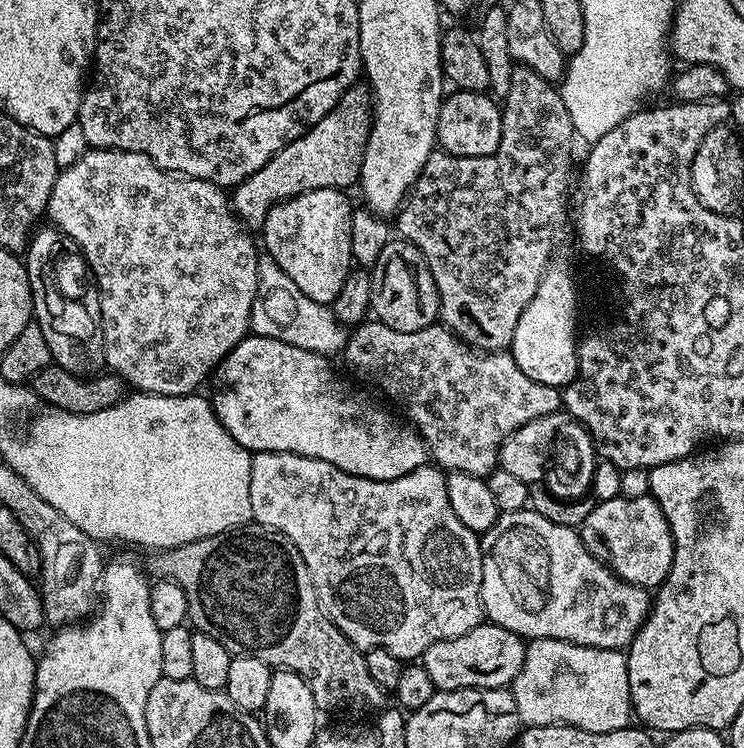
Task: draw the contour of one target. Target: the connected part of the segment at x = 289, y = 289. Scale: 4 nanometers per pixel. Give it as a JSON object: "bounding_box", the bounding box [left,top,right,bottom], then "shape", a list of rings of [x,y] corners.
{"bounding_box":[251,254,346,358],"shape":[[[266,254],[261,255],[258,262],[258,288],[254,294],[251,331],[329,358],[335,357],[335,352],[336,355],[343,353],[346,343],[345,325],[336,321],[331,307],[314,302],[314,298],[306,298],[306,294],[302,294],[286,275],[286,270]]]}

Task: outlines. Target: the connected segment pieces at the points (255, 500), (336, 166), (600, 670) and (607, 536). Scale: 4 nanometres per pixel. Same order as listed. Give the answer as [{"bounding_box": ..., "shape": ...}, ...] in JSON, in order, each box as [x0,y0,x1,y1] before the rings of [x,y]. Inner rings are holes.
[{"bounding_box":[250,452,482,662],"shape":[[[258,452],[253,455],[252,469],[250,470],[252,520],[261,528],[270,528],[274,532],[281,532],[298,550],[298,554],[302,554],[302,562],[306,562],[306,570],[310,574],[310,582],[316,591],[320,609],[332,619],[334,626],[338,626],[338,630],[342,630],[342,634],[346,634],[346,638],[354,647],[361,650],[385,648],[398,659],[412,662],[423,657],[425,650],[434,646],[434,642],[458,638],[482,623],[480,536],[471,532],[466,526],[462,526],[458,514],[454,514],[454,509],[450,507],[450,498],[446,495],[447,481],[447,475],[436,466],[425,466],[410,474],[402,474],[393,480],[371,480],[338,470],[338,466],[334,466],[330,462],[322,462],[318,458],[299,456],[289,452]]]},{"bounding_box":[230,86,372,230],"shape":[[[356,86],[345,87],[339,102],[317,124],[278,150],[262,170],[250,174],[250,178],[231,189],[230,203],[241,224],[252,230],[259,229],[270,209],[283,200],[310,190],[344,186],[348,176],[352,182],[359,181],[368,129],[372,123],[372,94],[367,87],[352,87]],[[344,159],[348,159],[348,176],[344,173]]]},{"bounding_box":[510,640,634,732],"shape":[[[565,640],[531,641],[525,650],[521,669],[510,685],[510,691],[518,706],[521,725],[528,728],[563,726],[587,732],[613,732],[629,727],[634,720],[628,681],[628,657],[615,648],[578,646]]]},{"bounding_box":[578,494,674,590],"shape":[[[651,494],[627,499],[618,495],[613,500],[601,500],[578,526],[586,550],[607,564],[621,580],[639,588],[655,590],[664,583],[674,562],[672,531],[662,514],[662,506]]]}]

